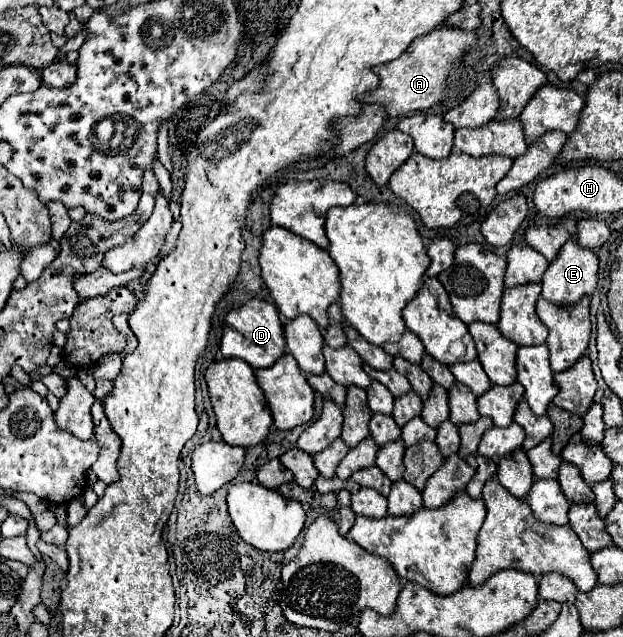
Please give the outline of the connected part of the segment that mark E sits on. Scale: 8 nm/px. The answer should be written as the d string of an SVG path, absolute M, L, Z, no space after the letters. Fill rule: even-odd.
M566 241L556 259L548 265L542 277L542 297L556 305L574 305L580 297L592 295L598 283L598 257L592 249L580 247L576 241Z

